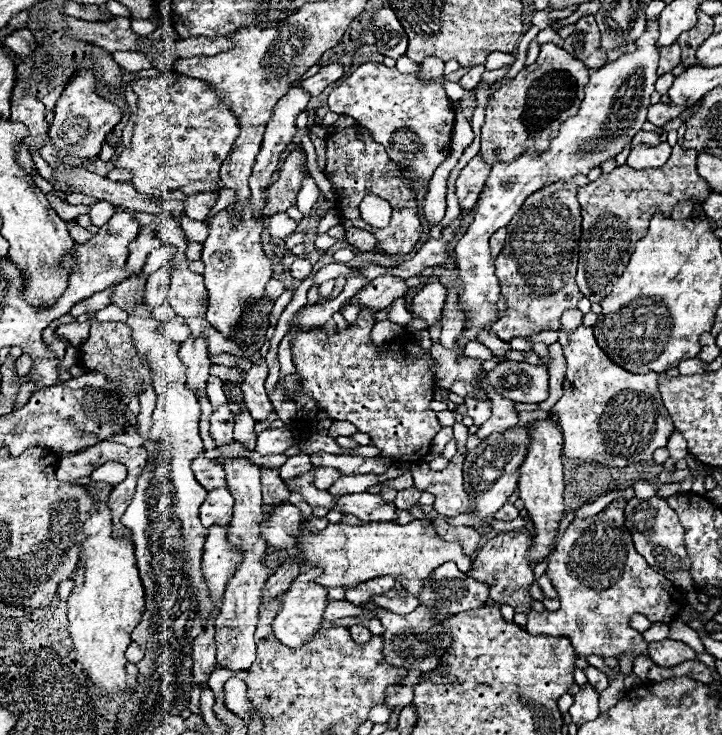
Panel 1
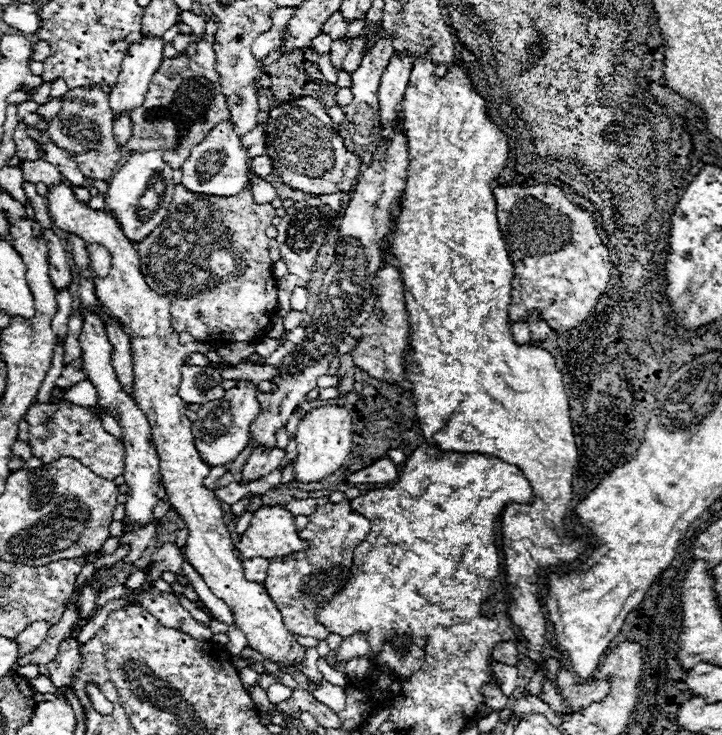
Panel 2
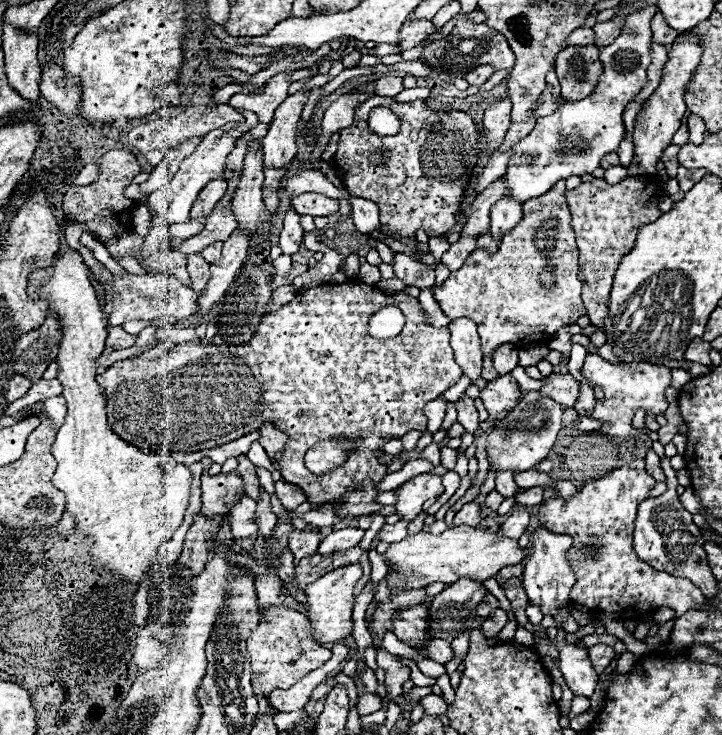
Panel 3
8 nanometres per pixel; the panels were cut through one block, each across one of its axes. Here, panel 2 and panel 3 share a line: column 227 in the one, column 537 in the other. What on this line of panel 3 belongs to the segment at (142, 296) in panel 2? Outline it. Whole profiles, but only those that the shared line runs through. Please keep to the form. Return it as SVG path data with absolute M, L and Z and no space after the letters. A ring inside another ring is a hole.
M540 524L532 532L530 542L532 542L532 546L530 546L528 560L526 560L524 572L522 572L522 584L528 594L528 602L538 604L542 608L544 616L556 616L554 612L562 604L568 604L568 592L576 580L576 576L570 570L568 560L566 560L566 552L572 546L572 538L564 536L564 534L554 534L548 528L542 528L542 524Z

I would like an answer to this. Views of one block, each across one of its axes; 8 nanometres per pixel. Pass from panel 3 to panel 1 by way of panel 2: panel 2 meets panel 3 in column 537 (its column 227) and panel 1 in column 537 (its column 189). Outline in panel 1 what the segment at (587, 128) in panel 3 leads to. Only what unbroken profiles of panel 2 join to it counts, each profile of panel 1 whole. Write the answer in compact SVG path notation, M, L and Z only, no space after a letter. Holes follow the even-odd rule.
M656 20L652 24L646 26L644 36L640 36L640 40L636 40L636 52L634 54L622 54L616 62L608 62L606 66L598 68L596 72L590 74L590 84L586 86L586 96L580 104L580 110L576 116L570 116L564 126L560 128L560 134L552 140L548 152L540 154L538 158L524 154L520 156L520 160L514 160L512 164L496 164L490 170L490 176L484 184L484 190L480 194L480 200L476 204L476 216L474 222L468 228L468 234L464 234L464 238L456 244L454 248L454 256L456 256L456 270L458 270L458 308L464 314L464 328L458 334L458 344L464 346L470 340L476 338L476 334L490 326L492 322L496 322L498 318L498 308L496 302L500 298L500 284L494 276L494 258L490 256L490 248L488 248L488 240L492 236L492 232L496 232L498 228L506 226L512 216L518 212L520 204L536 190L554 184L556 180L570 180L576 174L588 174L594 166L600 166L602 162L614 158L618 152L622 152L622 148L632 140L632 136L642 128L642 124L646 122L648 116L648 106L650 106L650 94L654 92L654 82L656 82L656 68L658 68L658 50L654 46L656 42Z

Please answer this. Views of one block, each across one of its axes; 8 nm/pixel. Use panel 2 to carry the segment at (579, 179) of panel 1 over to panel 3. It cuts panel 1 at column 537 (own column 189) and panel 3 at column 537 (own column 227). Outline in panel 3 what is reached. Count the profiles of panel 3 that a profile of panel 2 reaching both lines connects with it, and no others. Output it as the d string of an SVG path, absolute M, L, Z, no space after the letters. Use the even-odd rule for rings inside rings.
M560 180L560 184L556 184L544 196L526 200L522 204L522 220L512 228L512 232L508 232L500 240L498 252L494 256L486 256L486 252L480 248L474 250L466 258L464 266L458 272L450 274L450 278L444 282L442 288L436 286L432 290L442 312L450 320L466 316L476 322L478 334L482 338L482 350L484 350L484 370L482 370L484 380L492 380L498 376L492 368L492 352L500 344L510 342L518 348L526 348L532 342L550 340L552 336L544 336L544 334L556 334L568 322L576 322L580 316L586 314L586 308L580 298L582 282L578 280L576 236L570 222L572 222L572 216L566 204L566 186L564 186L564 180Z

